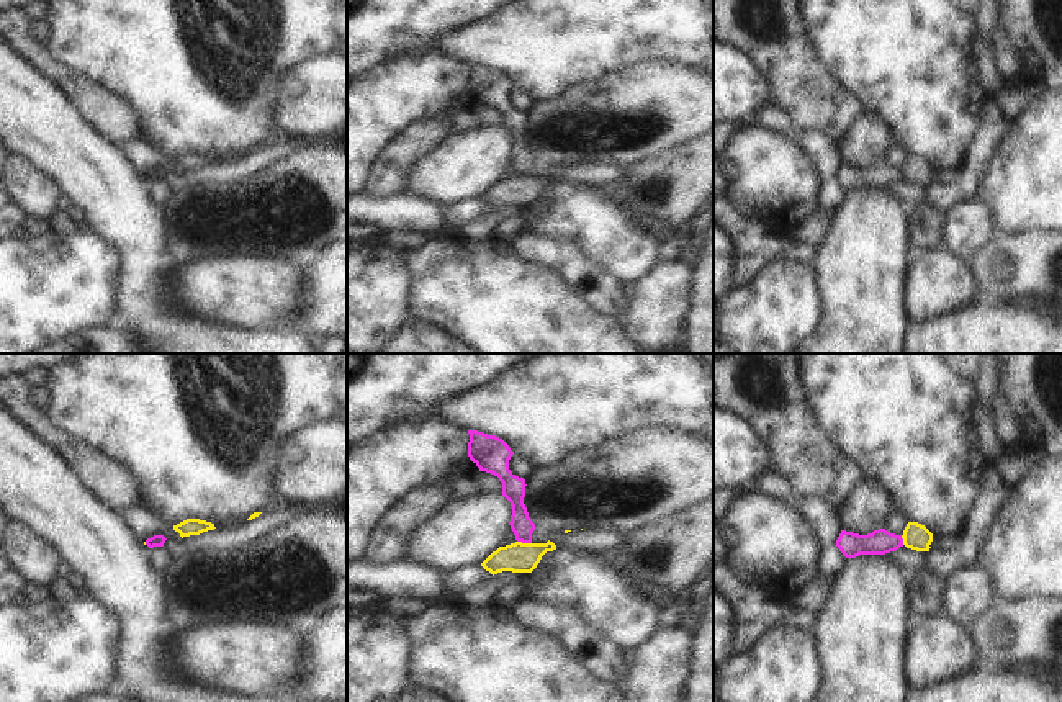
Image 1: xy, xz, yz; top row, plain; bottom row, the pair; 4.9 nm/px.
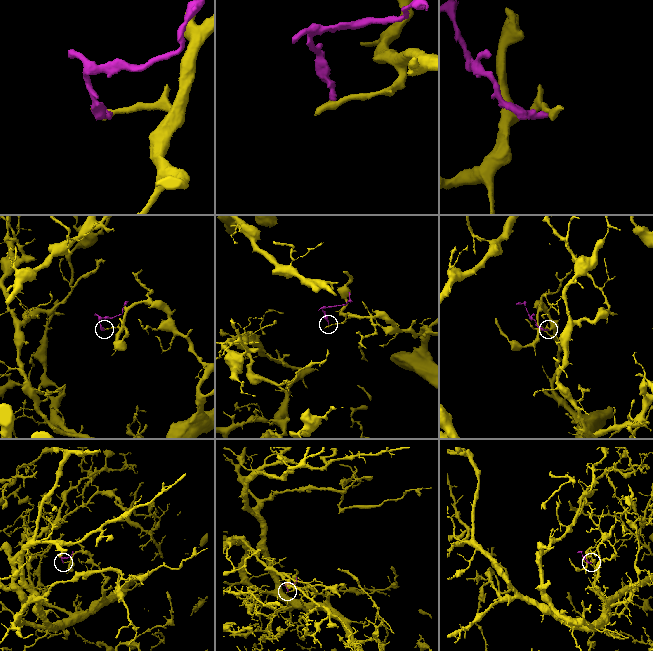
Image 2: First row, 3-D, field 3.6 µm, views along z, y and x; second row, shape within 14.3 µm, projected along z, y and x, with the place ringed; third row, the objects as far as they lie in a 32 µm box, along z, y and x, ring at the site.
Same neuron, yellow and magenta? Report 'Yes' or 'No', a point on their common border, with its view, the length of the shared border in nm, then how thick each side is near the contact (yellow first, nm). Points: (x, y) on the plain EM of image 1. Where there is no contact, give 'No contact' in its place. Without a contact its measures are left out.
No. Touches yellow at xz (524, 177). Shared border 70 nm. Thickness 150 nm (yellow) against 110 nm

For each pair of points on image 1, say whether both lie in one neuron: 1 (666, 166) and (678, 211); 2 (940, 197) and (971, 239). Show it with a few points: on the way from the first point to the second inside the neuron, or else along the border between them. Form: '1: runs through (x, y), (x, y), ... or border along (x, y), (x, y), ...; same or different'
1: runs through (666, 177), (671, 182), (674, 200); same
2: border along (976, 197), (958, 202), (946, 213); different

